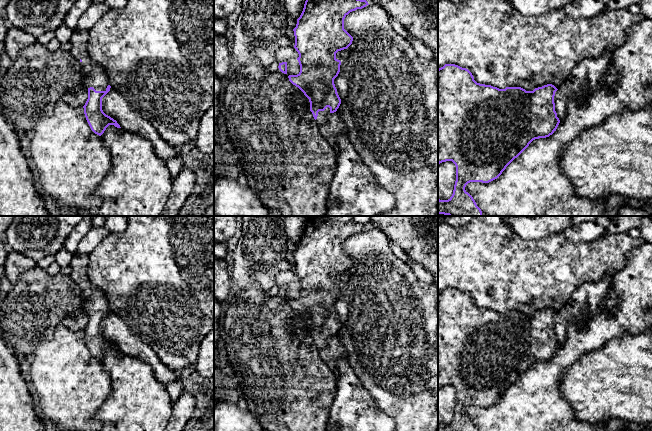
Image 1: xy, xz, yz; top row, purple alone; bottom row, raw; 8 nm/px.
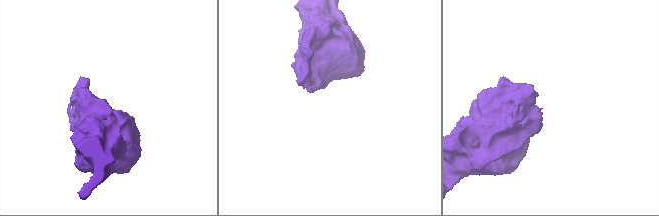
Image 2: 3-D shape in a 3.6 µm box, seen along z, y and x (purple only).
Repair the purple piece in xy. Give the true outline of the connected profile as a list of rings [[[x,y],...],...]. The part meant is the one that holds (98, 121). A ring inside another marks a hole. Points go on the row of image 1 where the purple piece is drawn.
[[[73,30],[73,34],[69,41],[72,48],[69,52],[75,58],[80,60],[82,67],[82,75],[84,77],[85,84],[88,88],[88,99],[85,105],[83,106],[86,120],[91,130],[95,134],[101,136],[109,125],[114,125],[117,128],[121,127],[116,120],[106,115],[102,110],[102,98],[110,91],[111,86],[109,85],[109,79],[107,77],[107,73],[103,68],[103,66],[94,61],[87,53],[88,39],[89,39],[88,31],[78,32],[76,30]]]

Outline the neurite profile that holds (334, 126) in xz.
[[[334,112],[329,115],[325,124],[319,126],[319,130],[327,142],[336,150],[337,137],[345,133],[346,127],[337,112]]]

